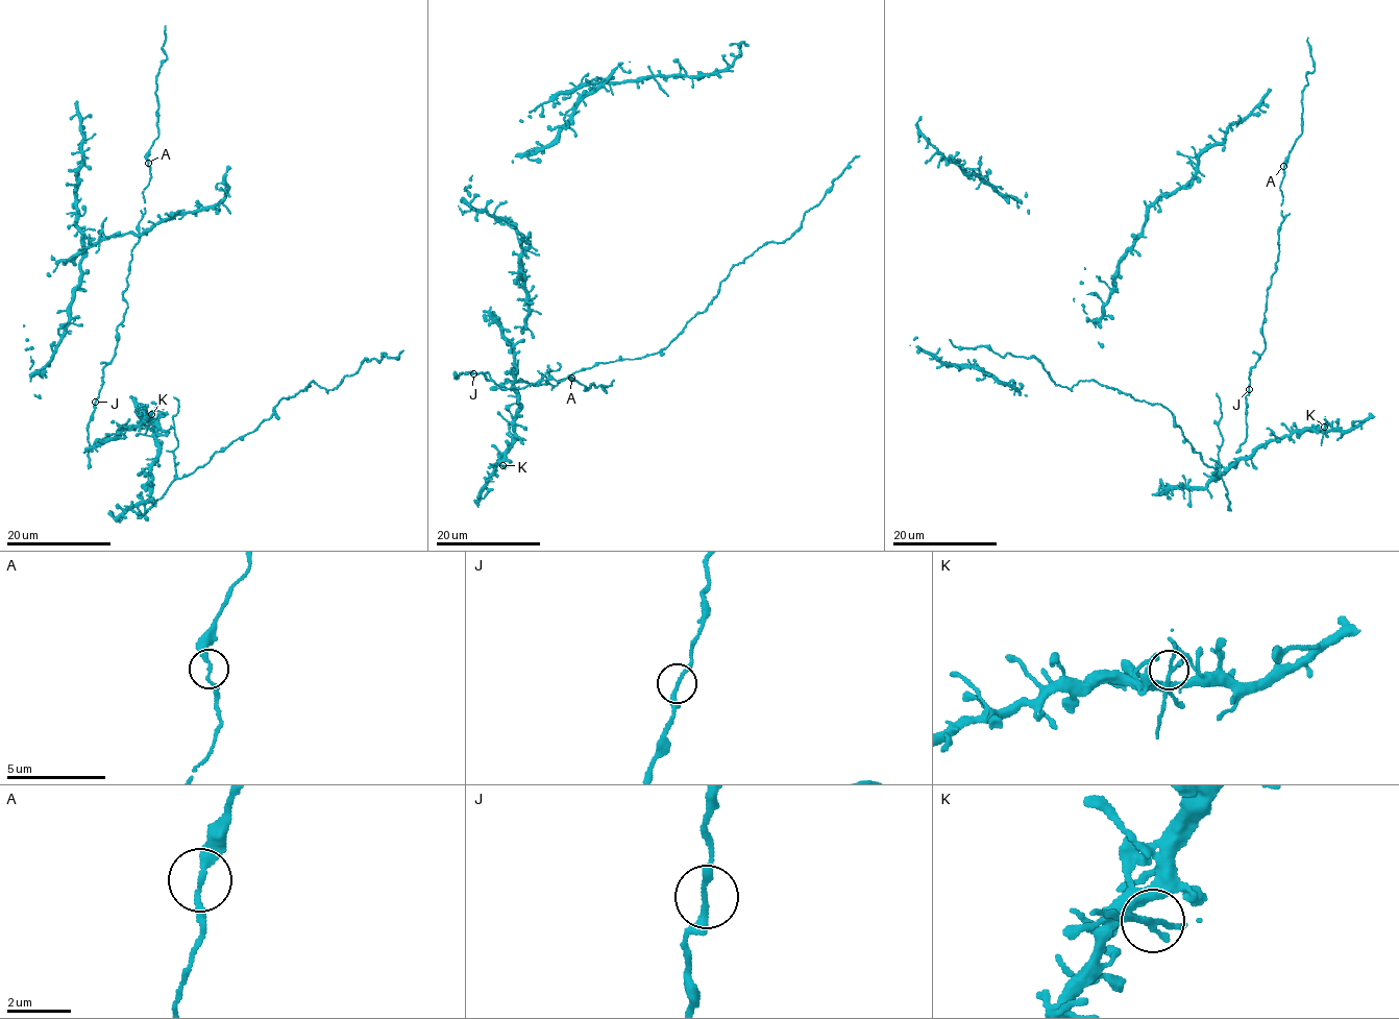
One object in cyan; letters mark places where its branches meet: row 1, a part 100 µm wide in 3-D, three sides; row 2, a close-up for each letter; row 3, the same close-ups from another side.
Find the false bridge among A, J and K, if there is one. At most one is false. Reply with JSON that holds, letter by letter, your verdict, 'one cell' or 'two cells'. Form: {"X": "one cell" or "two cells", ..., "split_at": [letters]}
{"A": "one cell", "J": "one cell", "K": "one cell", "split_at": []}

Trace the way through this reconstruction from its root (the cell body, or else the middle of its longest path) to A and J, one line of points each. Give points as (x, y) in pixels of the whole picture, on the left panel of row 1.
A: (145, 212), (142, 191), (150, 178), (148, 163)
J: (145, 212), (122, 295), (128, 308), (95, 402)

